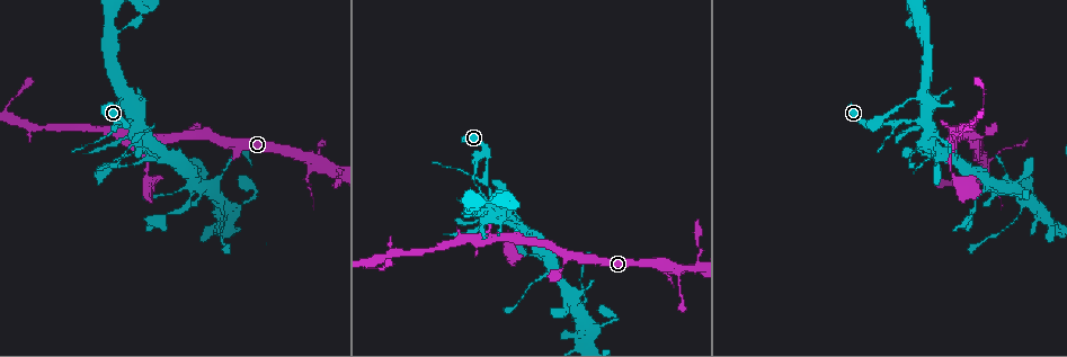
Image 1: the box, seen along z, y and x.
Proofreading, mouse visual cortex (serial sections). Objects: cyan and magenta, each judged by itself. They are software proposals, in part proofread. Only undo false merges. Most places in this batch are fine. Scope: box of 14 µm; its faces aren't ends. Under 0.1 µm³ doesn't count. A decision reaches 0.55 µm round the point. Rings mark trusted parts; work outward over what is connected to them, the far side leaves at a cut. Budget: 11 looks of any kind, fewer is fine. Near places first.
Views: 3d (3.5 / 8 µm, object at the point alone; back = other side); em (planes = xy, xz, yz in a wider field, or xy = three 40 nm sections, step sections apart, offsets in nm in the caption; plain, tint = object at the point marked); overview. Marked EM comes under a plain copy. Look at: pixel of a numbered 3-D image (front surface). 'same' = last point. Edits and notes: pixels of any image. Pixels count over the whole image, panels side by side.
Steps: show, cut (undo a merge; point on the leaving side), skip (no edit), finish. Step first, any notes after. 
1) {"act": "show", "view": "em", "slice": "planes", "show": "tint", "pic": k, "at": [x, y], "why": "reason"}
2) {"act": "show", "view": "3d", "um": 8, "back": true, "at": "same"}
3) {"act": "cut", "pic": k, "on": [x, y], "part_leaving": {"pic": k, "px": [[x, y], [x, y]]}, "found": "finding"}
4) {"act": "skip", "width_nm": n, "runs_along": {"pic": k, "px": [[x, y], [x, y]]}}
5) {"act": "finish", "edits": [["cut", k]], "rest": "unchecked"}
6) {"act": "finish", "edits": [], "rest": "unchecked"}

{"act": "show", "view": "em", "slice": "xy", "step": 2, "show": "tint", "pic": 1, "at": [148, 145], "why": "calibre changes"}

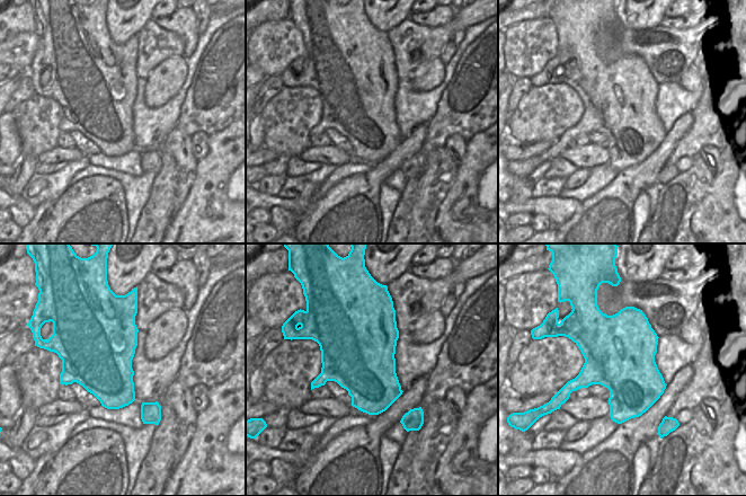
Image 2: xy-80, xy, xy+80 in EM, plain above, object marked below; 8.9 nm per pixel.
{"act": "show", "view": "3d", "um": 3.5, "at": "same", "why": "wider look"}

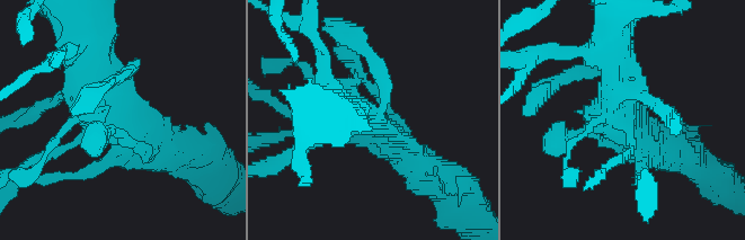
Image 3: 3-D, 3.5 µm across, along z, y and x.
{"act": "skip", "runs_along": {"pic": 3, "px": [[87, 60], [111, 113], [167, 153]]}, "found": "one cell here"}

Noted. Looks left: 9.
{"act": "show", "view": "3d", "um": 3.5, "pic": 1, "at": [975, 201], "why": "thin neck"}

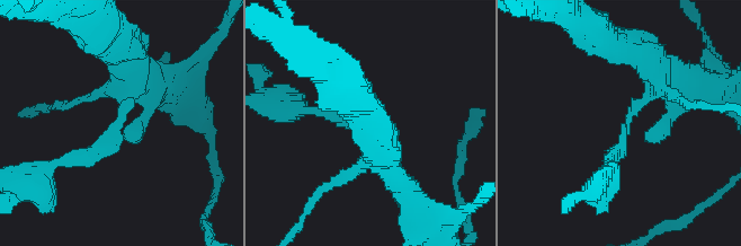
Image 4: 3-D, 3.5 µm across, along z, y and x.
{"act": "show", "view": "em", "slice": "xy", "step": 2, "show": "tint", "pic": 4, "at": [625, 120], "arm_widths_nm": [250, 400], "why": "now the EM"}

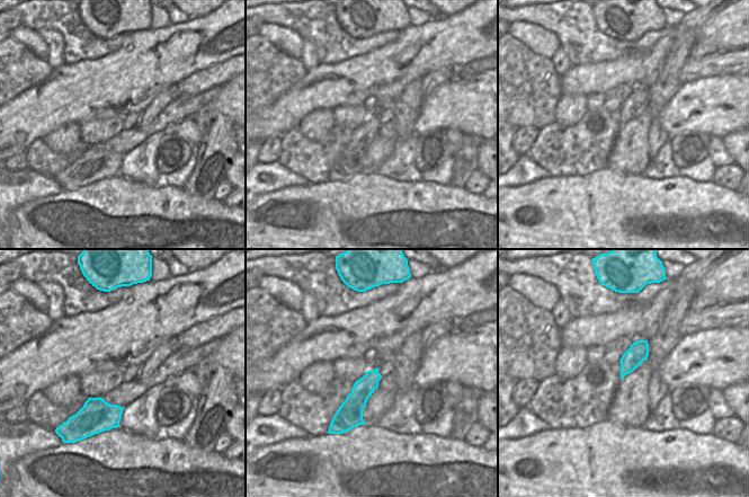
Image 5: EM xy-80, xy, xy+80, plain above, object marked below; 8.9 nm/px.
{"act": "skip", "width_nm": 180, "runs_along": {"pic": 4, "px": [[127, 59], [121, 125], [65, 159]]}, "found": "one cell here"}

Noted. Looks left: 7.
{"act": "show", "view": "em", "slice": "xy", "step": 1, "show": "tint", "pic": 1, "at": [604, 326]}

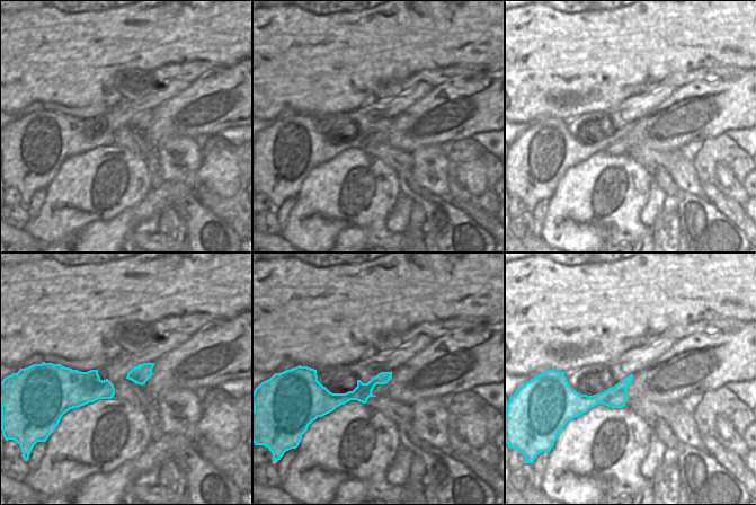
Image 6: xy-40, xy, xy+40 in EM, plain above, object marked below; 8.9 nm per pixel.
{"act": "show", "view": "3d", "um": 3.5, "at": "same", "why": "wider look"}

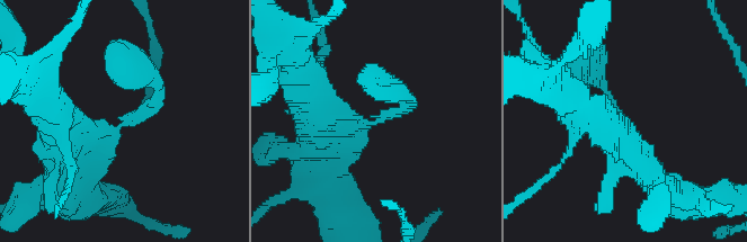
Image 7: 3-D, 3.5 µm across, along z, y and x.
{"act": "skip", "runs_along": {"pic": 6, "px": [[389, 374], [347, 397], [320, 388]]}, "found": "one cell here"}

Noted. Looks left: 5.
{"act": "show", "view": "3d", "um": 3.5, "pic": 1, "at": [367, 266], "why": "abrupt turn"}

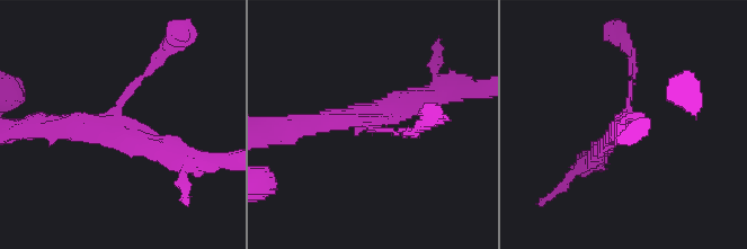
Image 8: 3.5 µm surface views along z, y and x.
{"act": "show", "view": "em", "slice": "xy", "step": 3, "show": "tint", "pic": 8, "at": [119, 122]}

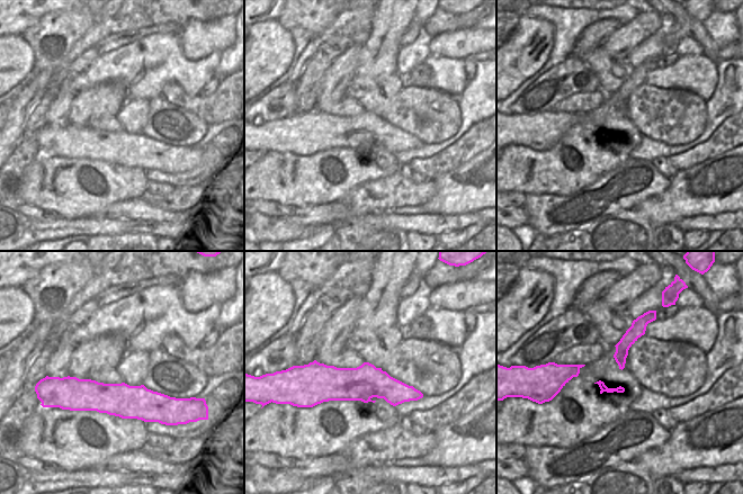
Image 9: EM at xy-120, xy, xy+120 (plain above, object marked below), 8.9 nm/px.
{"act": "skip", "runs_along": {"pic": 8, "px": [[597, 159], [629, 107], [632, 62]]}, "found": "continuous, no second cell"}

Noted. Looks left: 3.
{"act": "finish", "edits": [], "rest": "unchecked"}

